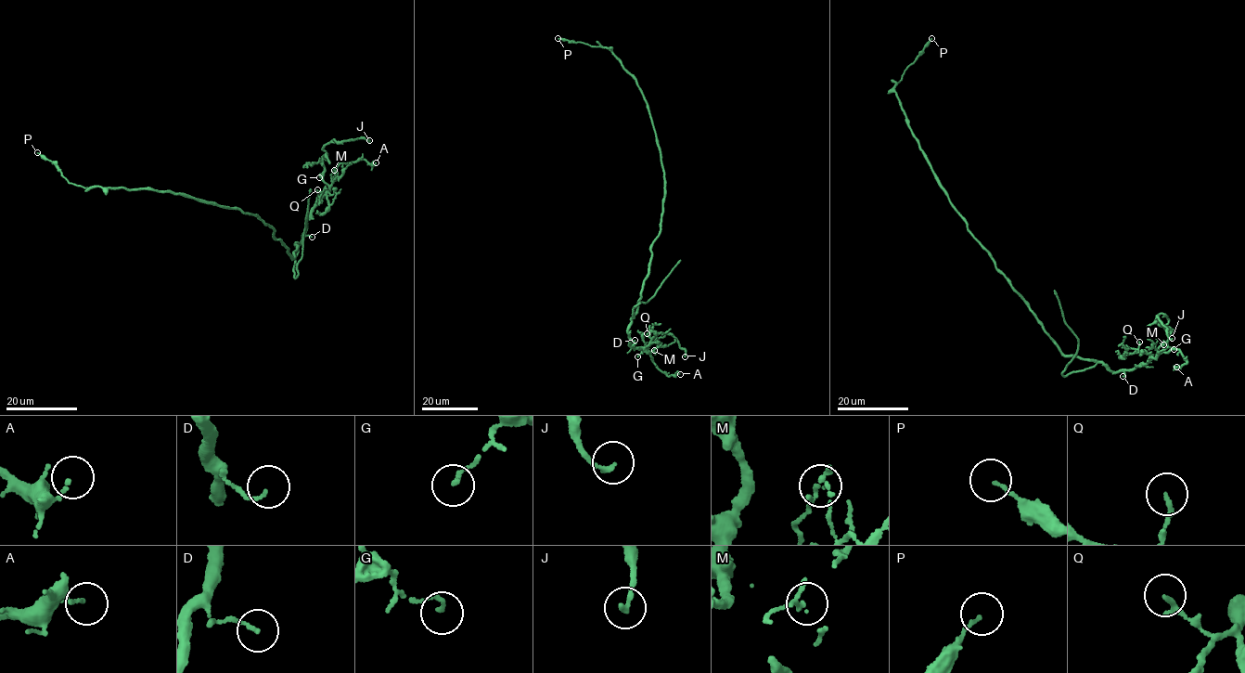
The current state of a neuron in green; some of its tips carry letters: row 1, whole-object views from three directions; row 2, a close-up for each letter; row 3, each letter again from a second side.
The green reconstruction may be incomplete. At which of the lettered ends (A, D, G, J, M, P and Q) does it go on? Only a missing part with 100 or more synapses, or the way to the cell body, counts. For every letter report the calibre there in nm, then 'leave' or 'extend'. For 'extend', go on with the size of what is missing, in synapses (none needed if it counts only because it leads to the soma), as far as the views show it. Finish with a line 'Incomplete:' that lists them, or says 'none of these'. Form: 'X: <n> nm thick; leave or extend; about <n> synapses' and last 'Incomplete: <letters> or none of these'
A: 120 nm thick; leave
D: 90 nm thick; leave
G: 120 nm thick; leave
J: 160 nm thick; leave
M: 90 nm thick; leave
P: 100 nm thick; leave
Q: 170 nm thick; leave
Incomplete: none of these

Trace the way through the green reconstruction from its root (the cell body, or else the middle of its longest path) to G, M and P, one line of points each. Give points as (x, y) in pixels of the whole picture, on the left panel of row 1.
G: (273, 227), (273, 236), (293, 258), (310, 213), (327, 191), (319, 177)
M: (273, 227), (273, 236), (293, 258), (310, 213), (327, 191), (334, 170)
P: (273, 227), (256, 215), (170, 192), (95, 185), (85, 187), (69, 183), (54, 162), (37, 152)

